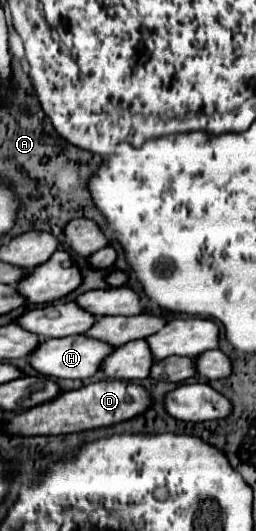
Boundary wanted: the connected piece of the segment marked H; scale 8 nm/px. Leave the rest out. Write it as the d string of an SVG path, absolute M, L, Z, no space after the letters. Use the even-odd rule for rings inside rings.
M71 335L71 337L61 337L61 339L45 339L29 357L31 365L35 371L53 377L53 379L87 379L99 373L99 365L103 365L105 353L113 351L115 347L91 339L87 335Z

